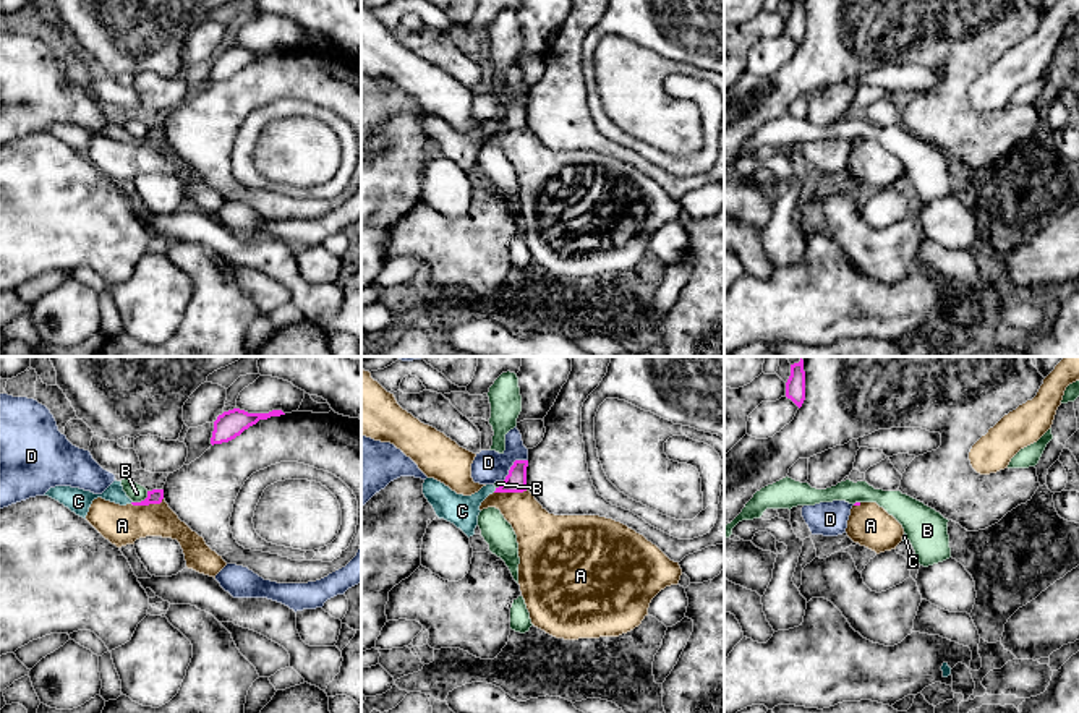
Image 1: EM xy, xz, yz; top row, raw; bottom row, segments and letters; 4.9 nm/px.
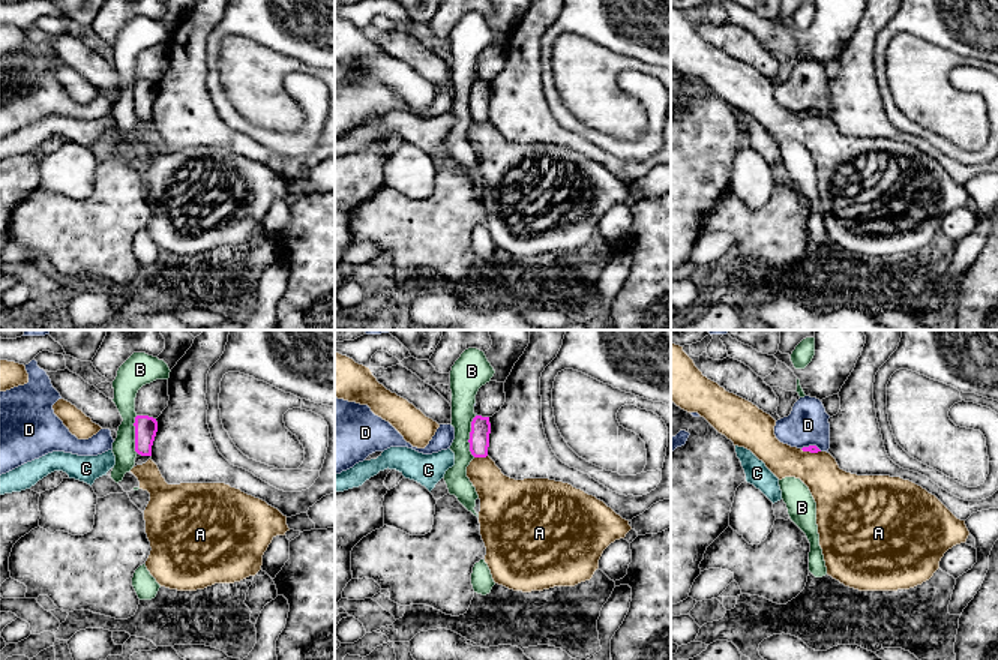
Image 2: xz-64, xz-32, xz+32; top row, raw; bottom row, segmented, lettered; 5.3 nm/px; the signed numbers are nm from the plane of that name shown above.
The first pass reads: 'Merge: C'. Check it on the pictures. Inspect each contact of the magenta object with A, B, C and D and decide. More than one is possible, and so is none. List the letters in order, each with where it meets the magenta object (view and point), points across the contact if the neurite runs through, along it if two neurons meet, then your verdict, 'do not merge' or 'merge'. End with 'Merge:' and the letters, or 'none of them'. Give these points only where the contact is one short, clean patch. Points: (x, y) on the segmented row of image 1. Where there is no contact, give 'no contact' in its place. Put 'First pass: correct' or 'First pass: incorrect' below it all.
A: meets magenta in xy at (148, 504); border along xy (162, 498), (154, 504), (132, 503); do not merge
B: meets magenta in xy at (141, 501); border along xy (148, 491), (143, 499), (133, 503); do not merge
C: meets magenta in xz at (496, 490); runs through xz (516, 482), (496, 490), (486, 490), (462, 511); merge
D: meets magenta in xz at (512, 465); border along xz (527, 459), (517, 459), (503, 482); do not merge
Merge: C
First pass: correct

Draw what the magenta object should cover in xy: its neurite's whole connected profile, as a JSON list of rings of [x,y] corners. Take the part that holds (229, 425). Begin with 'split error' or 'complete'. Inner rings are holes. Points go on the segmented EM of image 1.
complete; [[[240,408],[224,412],[214,421],[211,444],[214,446],[214,444],[228,442],[237,436],[240,436],[249,426],[256,425],[259,420],[267,420],[271,416],[280,416],[280,415],[285,413],[282,410],[272,410],[269,413],[248,413]]]

